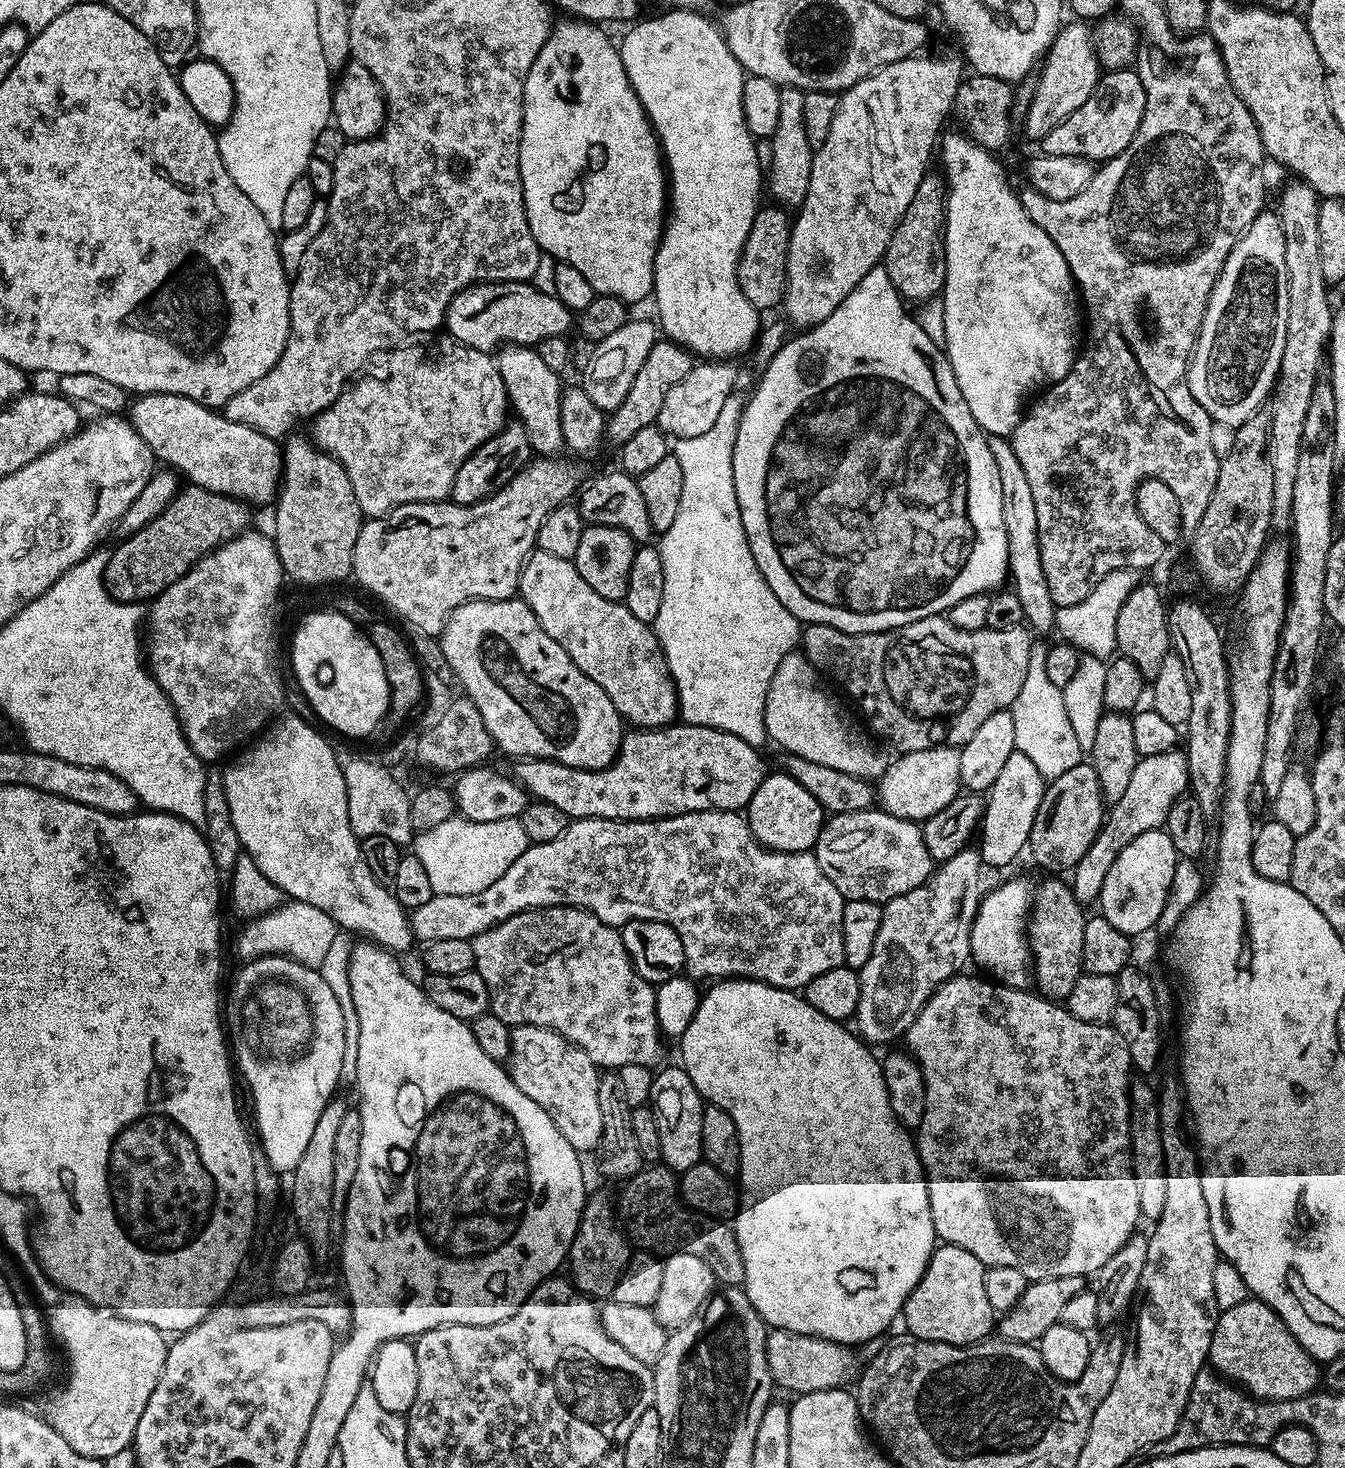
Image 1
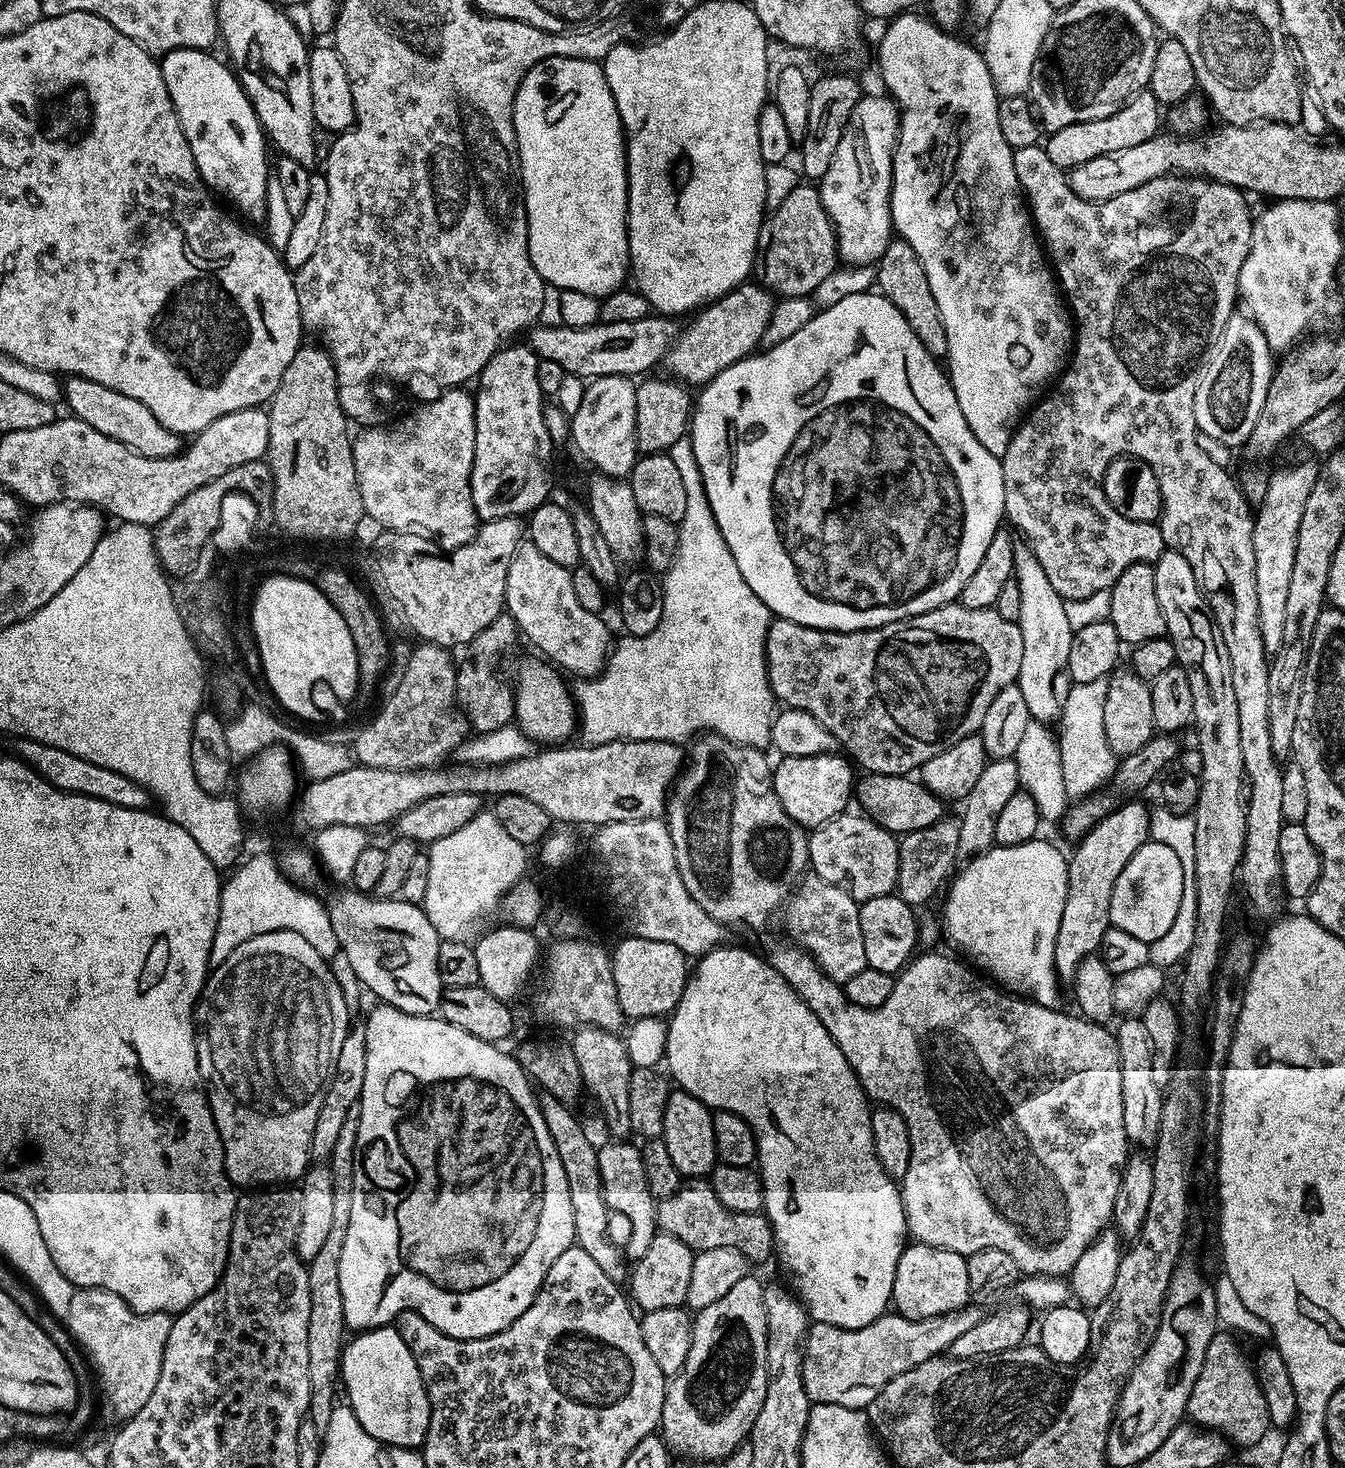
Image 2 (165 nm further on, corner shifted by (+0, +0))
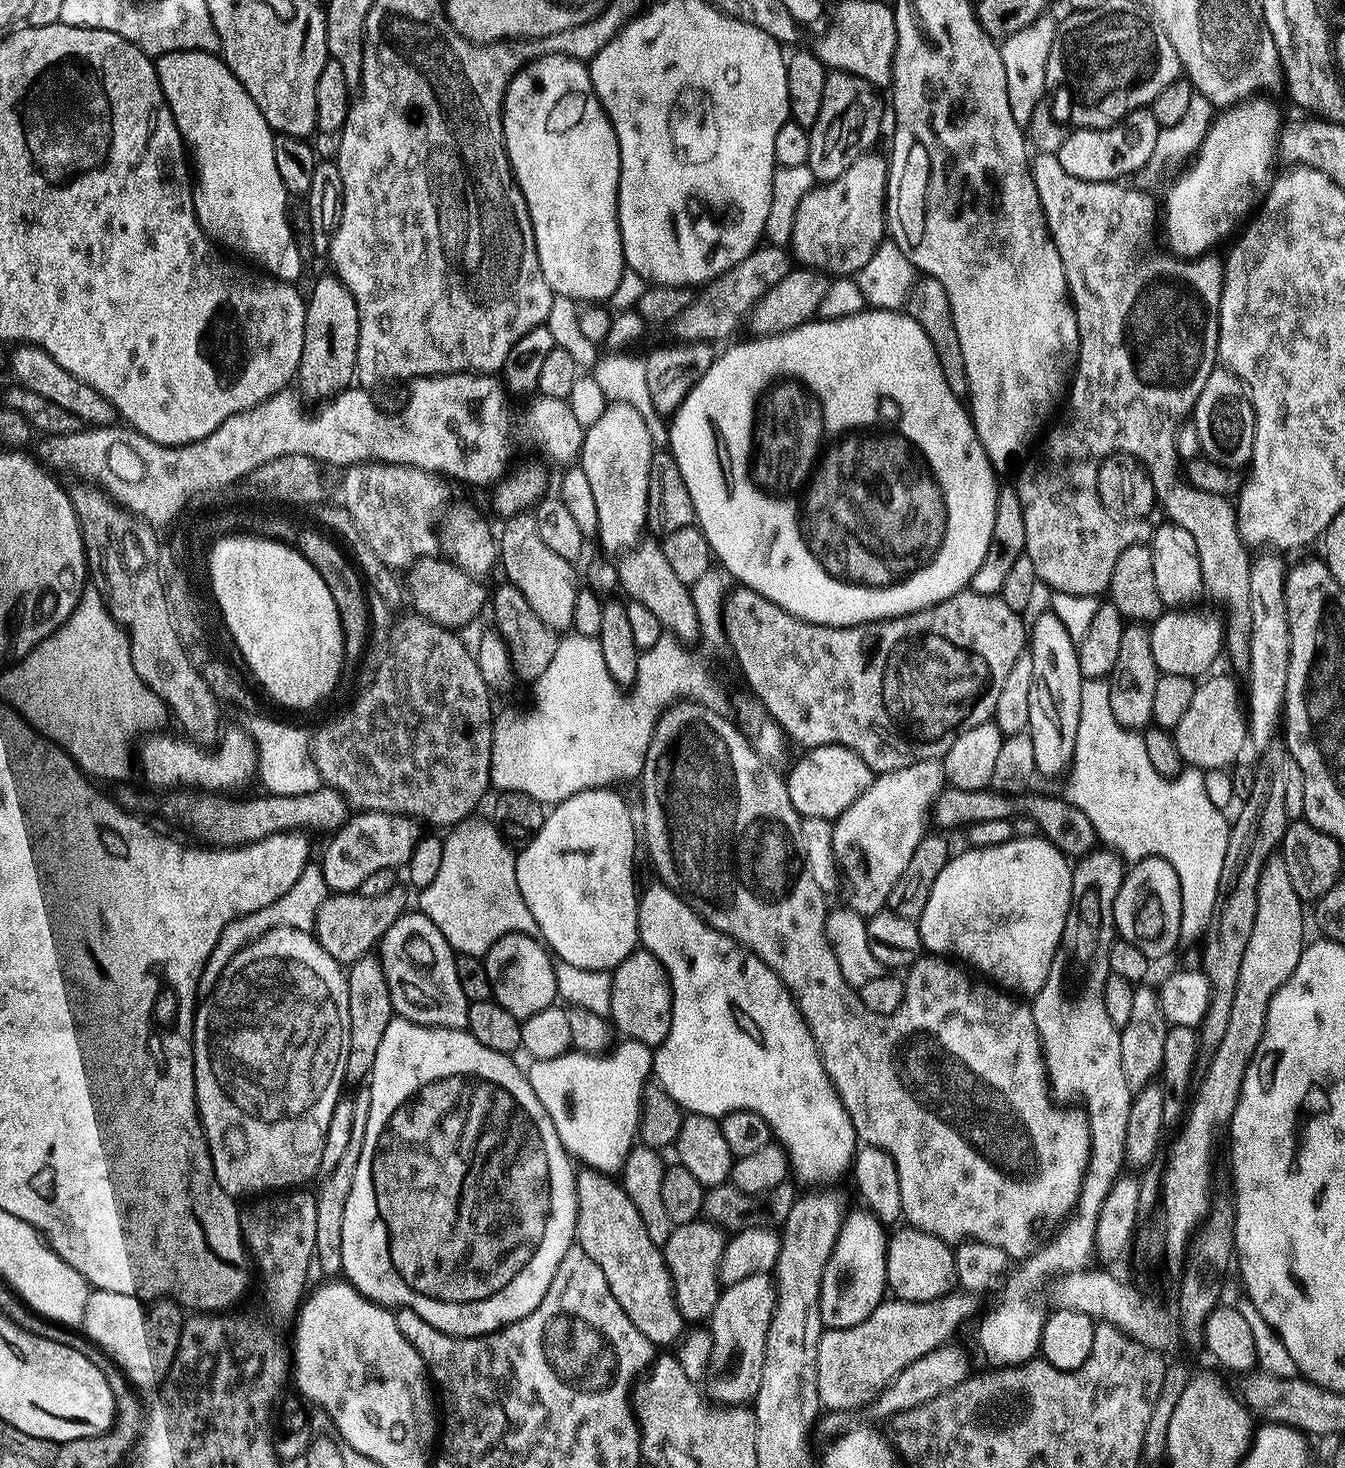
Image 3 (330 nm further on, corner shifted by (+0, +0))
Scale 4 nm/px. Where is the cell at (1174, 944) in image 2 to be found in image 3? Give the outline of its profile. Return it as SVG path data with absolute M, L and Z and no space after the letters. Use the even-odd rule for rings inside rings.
M1082 679L1078 738L1074 742L1074 758L1067 777L1066 798L1071 804L1078 806L1078 810L1082 810L1086 818L1090 818L1097 837L1117 856L1128 862L1160 856L1170 862L1170 866L1174 866L1182 890L1180 938L1184 942L1196 940L1200 935L1203 937L1213 927L1230 827L1229 817L1224 817L1216 809L1204 776L1201 769L1191 766L1185 767L1180 775L1171 778L1158 774L1146 754L1143 735L1139 731L1124 728L1118 718L1114 718L1114 710L1110 707L1108 680Z

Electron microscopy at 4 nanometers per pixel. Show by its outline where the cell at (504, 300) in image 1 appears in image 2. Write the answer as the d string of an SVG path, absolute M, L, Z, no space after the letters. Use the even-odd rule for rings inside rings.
M649 314L638 322L597 322L588 328L566 328L555 323L545 328L536 326L527 333L528 347L536 351L541 360L559 364L569 377L626 376L629 378L648 374L656 363L663 361L682 328L675 319L659 314Z

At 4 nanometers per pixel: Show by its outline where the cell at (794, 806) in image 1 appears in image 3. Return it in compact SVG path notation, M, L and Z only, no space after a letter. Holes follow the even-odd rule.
M823 744L821 748L810 748L805 756L786 772L786 783L790 802L801 817L822 818L835 821L861 794L872 785L874 773L854 750L843 748L841 744Z

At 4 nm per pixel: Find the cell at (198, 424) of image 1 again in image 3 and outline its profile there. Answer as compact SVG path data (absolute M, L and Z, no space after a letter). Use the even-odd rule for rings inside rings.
M17 343L13 348L16 349L12 352L12 372L16 375L15 383L19 387L28 388L34 394L42 394L42 398L50 398L50 402L62 406L62 410L70 410L70 414L77 416L85 425L112 426L117 423L118 417L112 403L102 398L102 394L98 394L98 390L86 382L62 370L62 366L58 366L58 362L54 362L46 350L22 343Z

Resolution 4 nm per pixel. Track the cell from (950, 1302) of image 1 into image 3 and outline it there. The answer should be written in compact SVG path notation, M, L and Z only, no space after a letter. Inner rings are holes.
M904 1226L901 1232L892 1232L886 1258L887 1287L897 1300L930 1302L953 1291L956 1284L954 1251L947 1240L939 1240L921 1228Z

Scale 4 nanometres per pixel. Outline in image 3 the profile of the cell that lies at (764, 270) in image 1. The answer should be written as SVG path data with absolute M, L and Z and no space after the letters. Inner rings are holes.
M869 150L863 152L862 155L857 158L856 161L853 162L853 164L851 164L850 167L848 167L848 169L846 169L846 171L844 171L838 178L834 178L833 180L827 182L817 183L798 202L796 213L794 214L794 218L792 219L792 223L790 225L790 231L792 231L792 248L790 247L790 252L795 259L796 256L800 259L799 263L803 265L803 267L817 269L832 278L852 276L853 274L860 272L862 270L862 266L866 266L866 262L870 262L870 258L874 254L874 250L882 243L883 240L885 240L886 203L884 204L884 199L886 199L887 196L889 199L890 196L890 189L888 186L888 165L890 160L885 153L883 156L882 153L876 151L877 150Z

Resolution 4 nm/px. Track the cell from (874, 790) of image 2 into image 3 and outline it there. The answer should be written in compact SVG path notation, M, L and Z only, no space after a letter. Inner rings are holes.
M945 787L932 804L931 819L940 828L963 829L969 824L994 822L995 820L1012 820L1016 816L1029 816L1037 824L1039 835L1049 840L1053 846L1069 858L1087 856L1097 847L1098 837L1090 818L1078 810L1063 795L1032 796L1033 794L1005 794L991 787L982 790L958 790Z

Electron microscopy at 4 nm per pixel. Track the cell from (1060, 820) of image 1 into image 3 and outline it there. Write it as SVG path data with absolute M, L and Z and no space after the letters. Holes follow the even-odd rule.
M1209 675L1197 683L1190 710L1186 710L1182 722L1178 722L1174 730L1178 754L1182 754L1185 765L1201 770L1227 769L1235 765L1241 759L1240 751L1249 743L1245 697L1240 697L1234 677L1216 675Z

